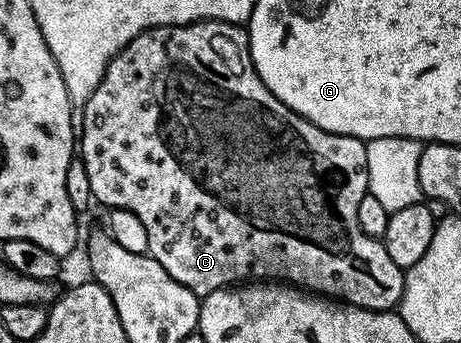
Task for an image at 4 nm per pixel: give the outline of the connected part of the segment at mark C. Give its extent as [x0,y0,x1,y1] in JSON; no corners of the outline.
[78,20,405,312]

